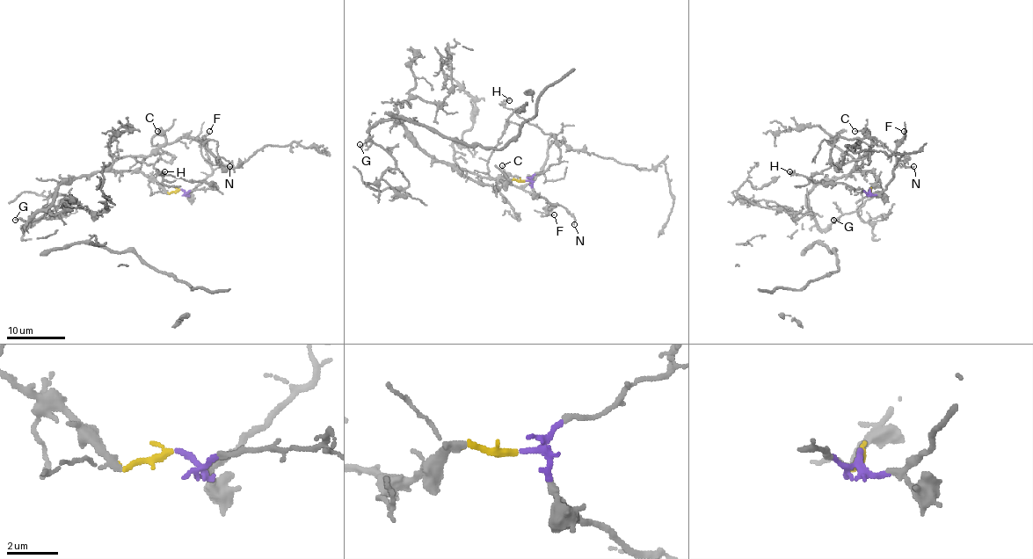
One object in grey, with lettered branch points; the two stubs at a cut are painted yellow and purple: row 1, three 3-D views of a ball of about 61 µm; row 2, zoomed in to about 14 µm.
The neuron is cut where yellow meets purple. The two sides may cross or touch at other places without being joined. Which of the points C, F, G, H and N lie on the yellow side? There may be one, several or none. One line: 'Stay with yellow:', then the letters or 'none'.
Stay with yellow: C, G

